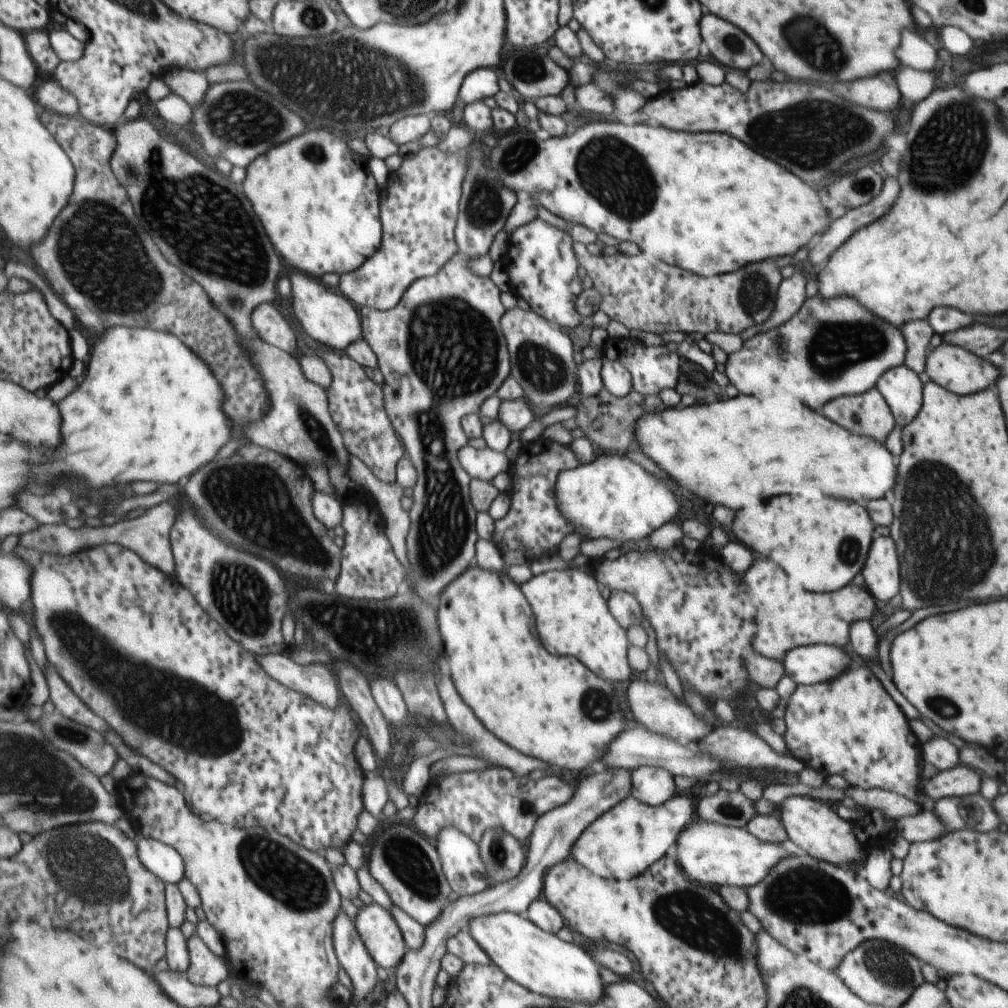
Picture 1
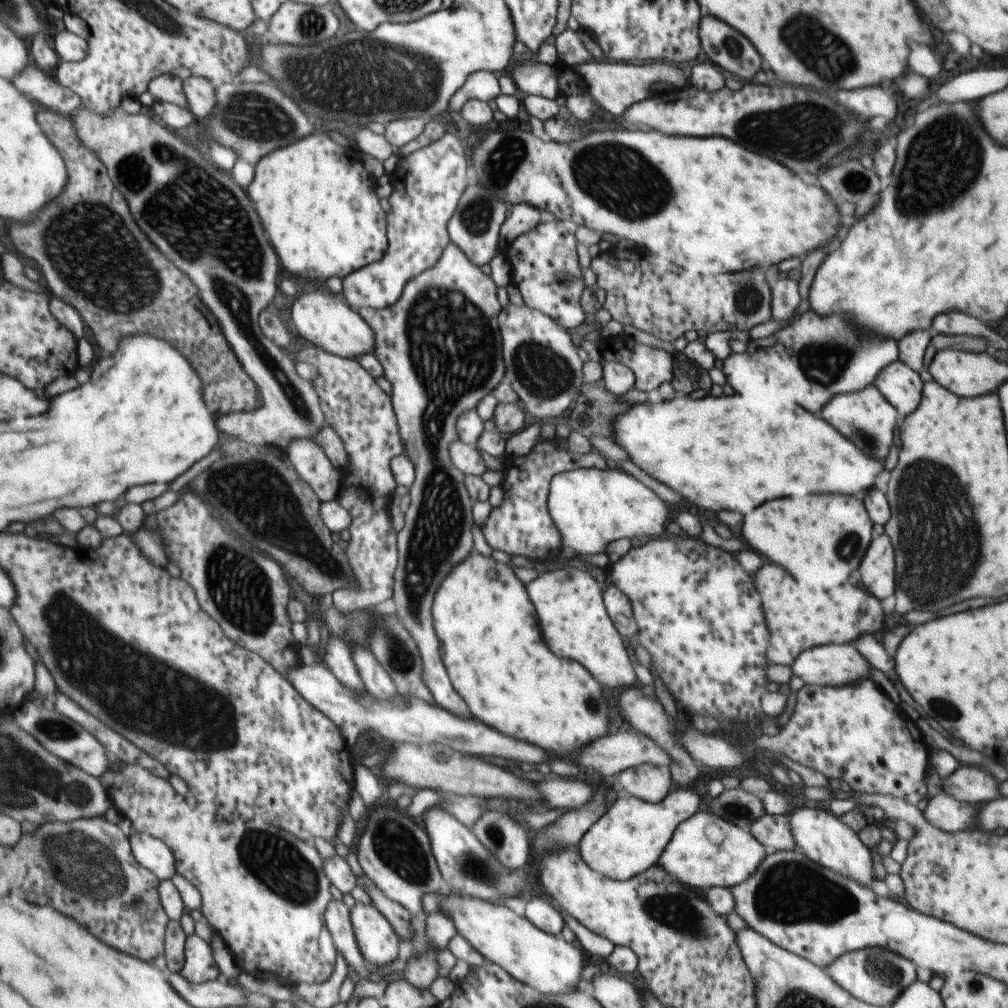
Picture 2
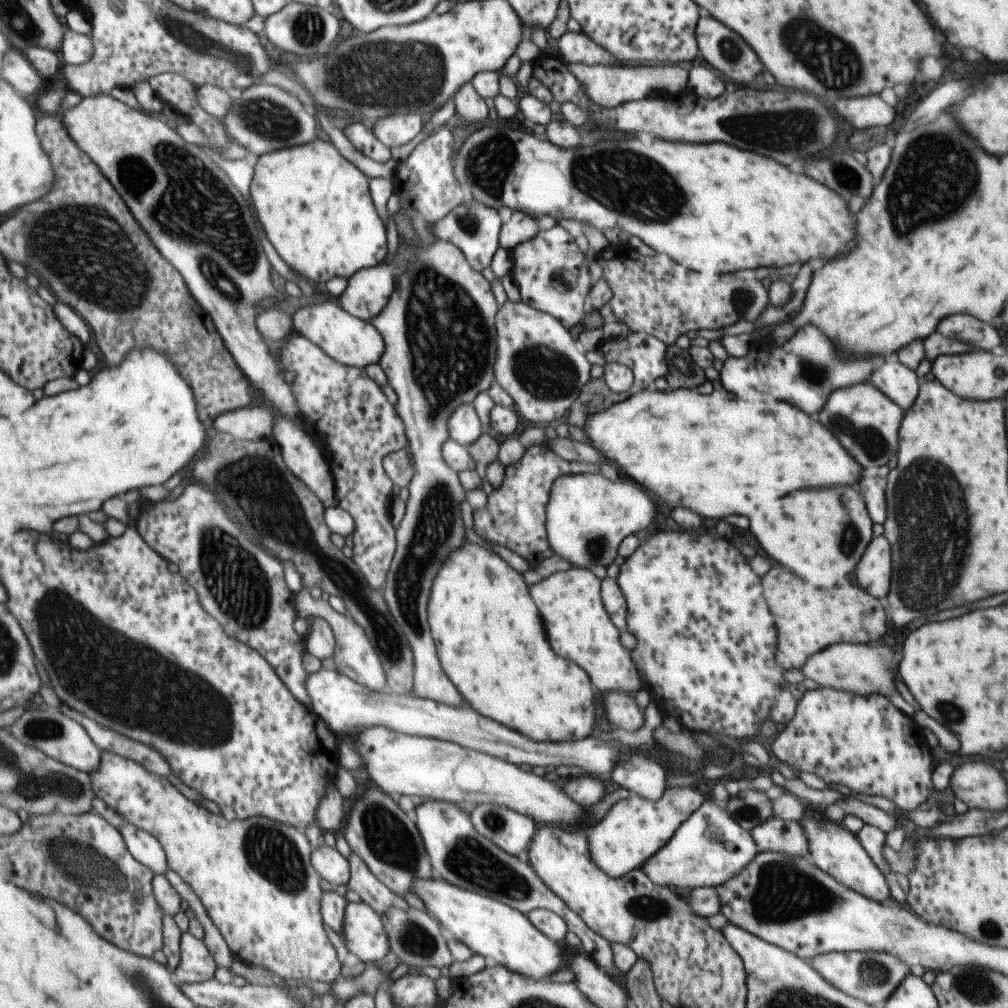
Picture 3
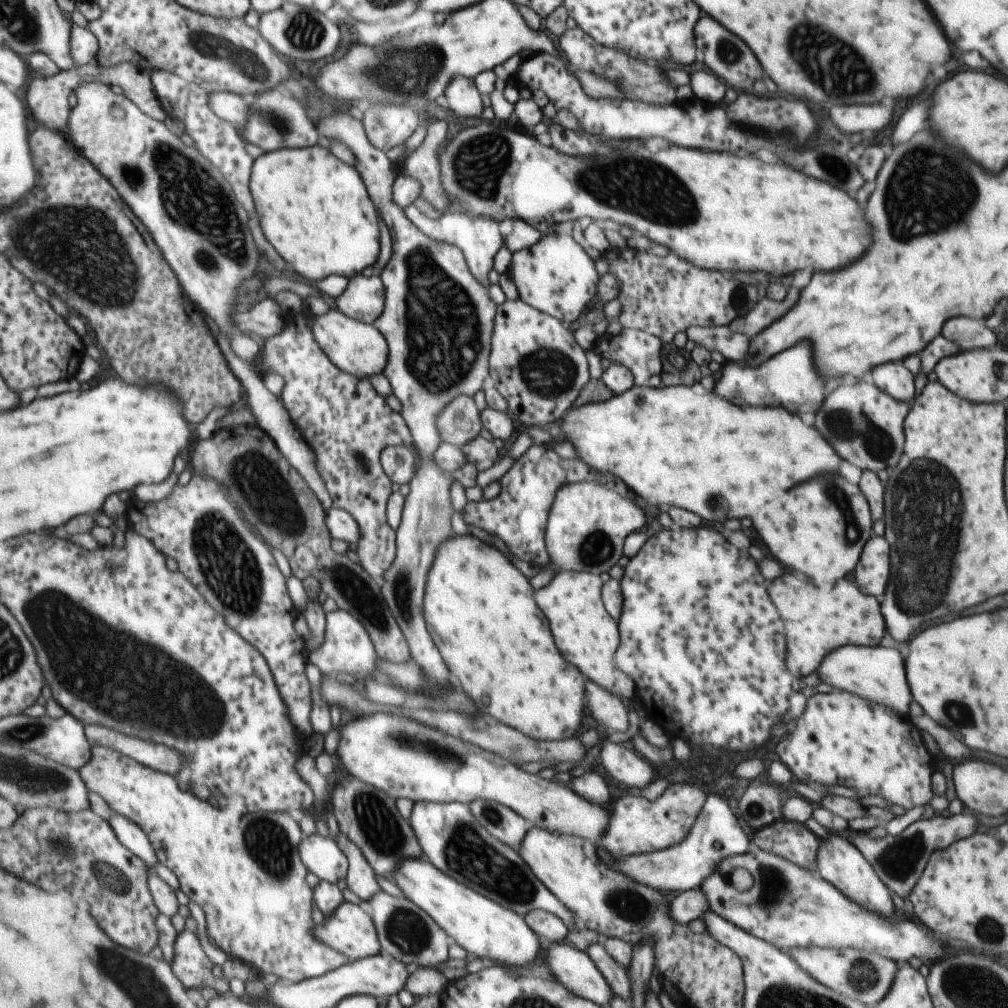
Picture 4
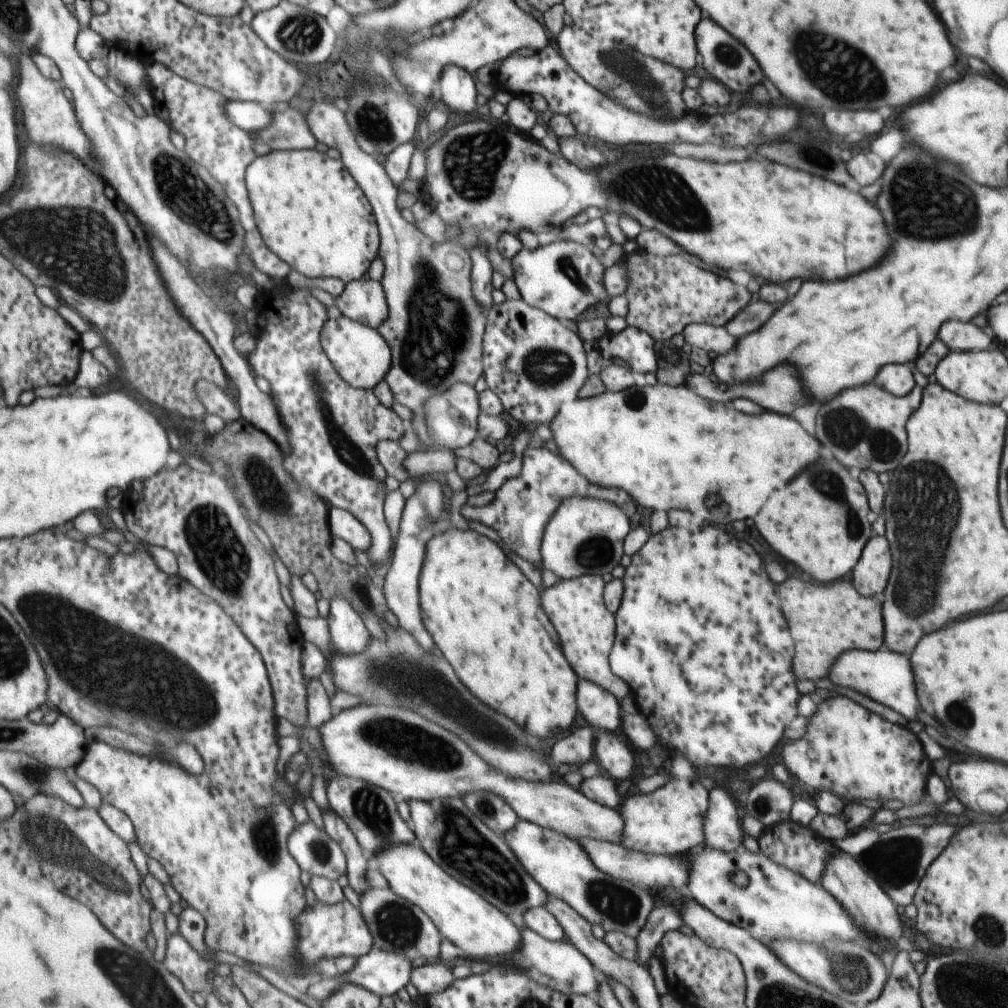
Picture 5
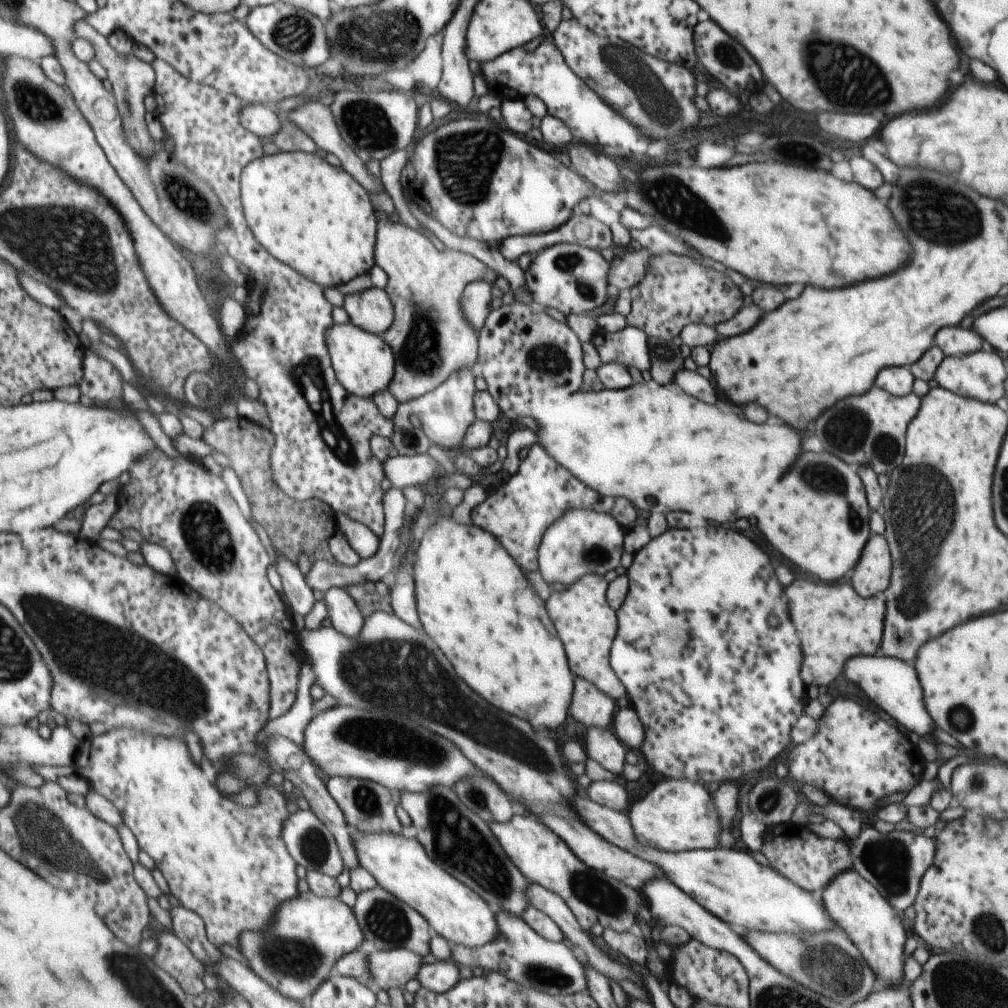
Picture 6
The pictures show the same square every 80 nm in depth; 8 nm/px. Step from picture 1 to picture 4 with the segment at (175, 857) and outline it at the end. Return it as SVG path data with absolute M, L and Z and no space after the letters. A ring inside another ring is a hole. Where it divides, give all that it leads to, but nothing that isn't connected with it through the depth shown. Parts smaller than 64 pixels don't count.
M113 812L109 818L114 831L118 833L119 840L122 840L127 848L130 848L141 860L144 860L151 868L155 862L160 862L156 850L147 838L147 833L141 830L135 822L131 822L129 817L125 818L124 814Z

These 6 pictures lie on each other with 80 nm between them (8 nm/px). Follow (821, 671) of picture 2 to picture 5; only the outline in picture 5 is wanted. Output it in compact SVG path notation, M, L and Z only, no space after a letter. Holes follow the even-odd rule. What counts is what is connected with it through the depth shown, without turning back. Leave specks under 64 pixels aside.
M853 649L842 652L838 656L827 678L831 680L832 687L853 688L863 696L901 714L907 722L912 722L915 729L919 729L919 722L915 720L917 710L919 710L919 704L917 704L919 696L916 692L914 673L909 666L911 666L909 658L905 658L899 653L885 650L879 652L878 649L871 652Z

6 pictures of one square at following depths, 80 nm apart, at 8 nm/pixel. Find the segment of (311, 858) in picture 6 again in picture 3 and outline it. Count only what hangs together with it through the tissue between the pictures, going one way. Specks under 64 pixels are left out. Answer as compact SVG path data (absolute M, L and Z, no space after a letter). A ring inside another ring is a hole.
M331 846L313 849L313 866L323 879L334 887L347 886L349 878L353 876L349 868L349 860L337 848Z

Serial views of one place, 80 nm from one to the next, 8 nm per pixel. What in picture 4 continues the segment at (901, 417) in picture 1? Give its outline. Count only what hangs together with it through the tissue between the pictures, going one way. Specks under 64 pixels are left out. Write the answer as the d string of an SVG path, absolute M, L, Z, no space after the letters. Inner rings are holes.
M887 362L871 370L873 384L889 396L911 402L913 398L913 374L901 362Z

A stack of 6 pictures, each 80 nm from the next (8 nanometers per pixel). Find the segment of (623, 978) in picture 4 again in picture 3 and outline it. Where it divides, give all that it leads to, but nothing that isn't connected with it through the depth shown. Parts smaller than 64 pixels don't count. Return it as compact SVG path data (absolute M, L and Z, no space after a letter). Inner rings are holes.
M426 800L416 808L415 821L425 840L425 848L431 856L433 868L440 878L459 888L501 901L509 908L523 914L530 912L533 908L545 908L557 914L563 920L567 931L572 932L579 939L579 948L590 956L590 960L594 961L599 969L609 974L611 978L621 976L619 970L613 966L613 950L610 942L587 928L582 920L567 908L562 900L559 900L559 897L547 889L524 858L509 856L493 840L489 840L487 836L481 836L475 830L469 812L461 810L457 804L451 802Z

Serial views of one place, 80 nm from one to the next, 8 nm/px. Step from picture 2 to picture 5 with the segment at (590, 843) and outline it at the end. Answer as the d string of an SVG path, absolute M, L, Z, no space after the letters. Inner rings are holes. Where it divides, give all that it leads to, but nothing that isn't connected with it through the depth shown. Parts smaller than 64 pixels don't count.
M683 756L671 760L669 780L649 792L639 796L629 796L619 812L623 816L623 840L625 848L635 848L639 852L652 855L679 855L697 849L704 842L704 819L706 818L707 790L697 782L691 766Z

